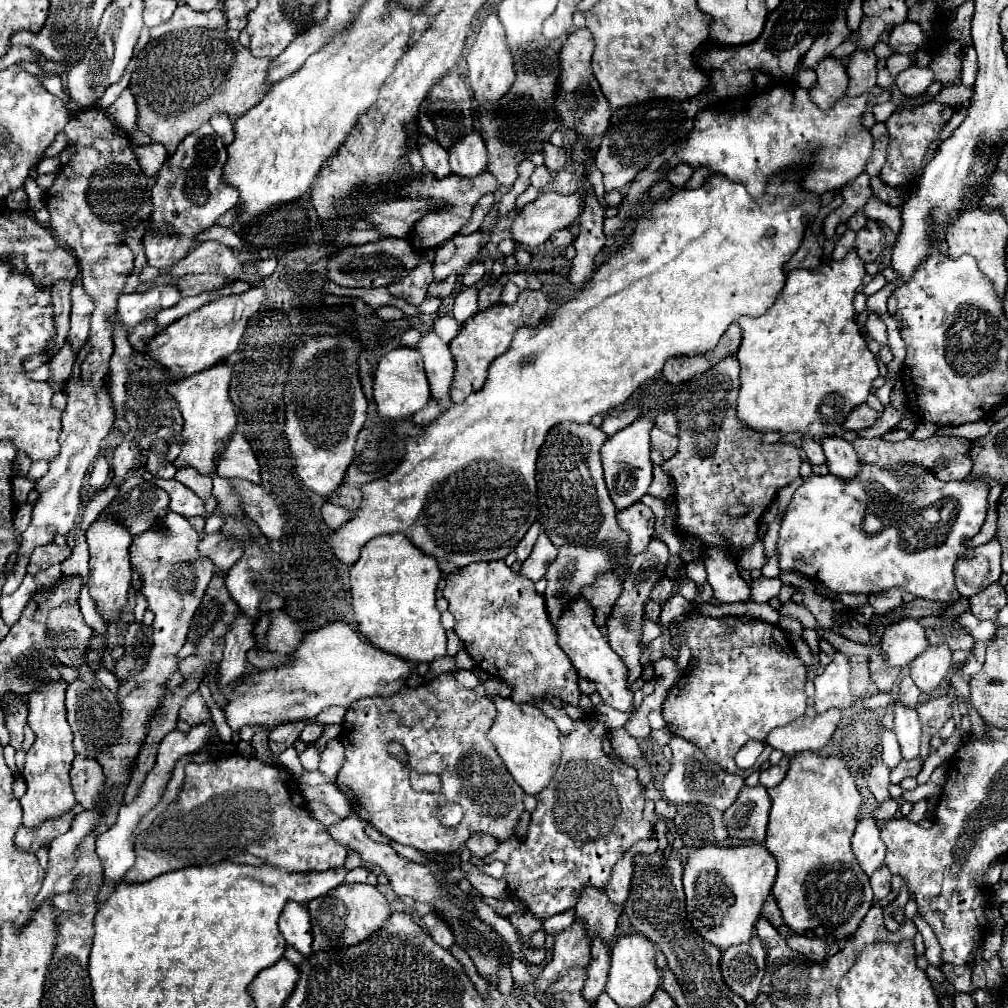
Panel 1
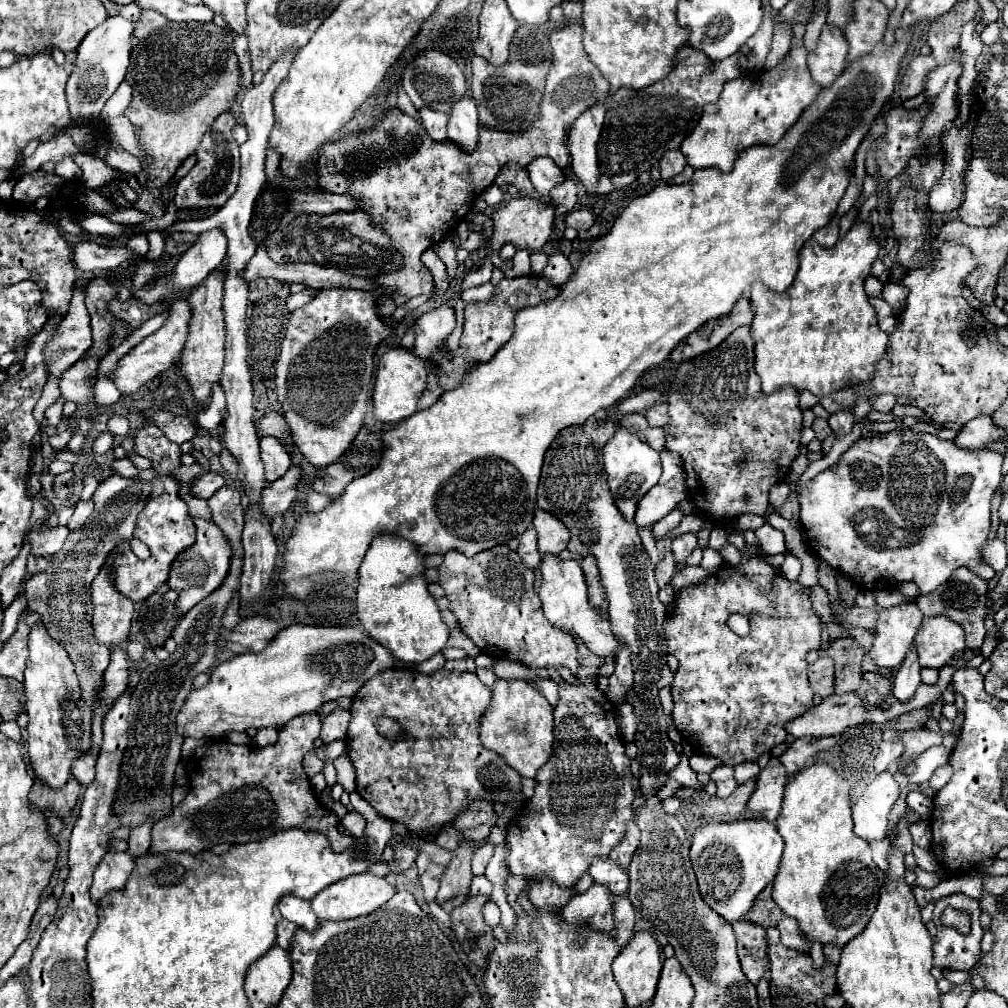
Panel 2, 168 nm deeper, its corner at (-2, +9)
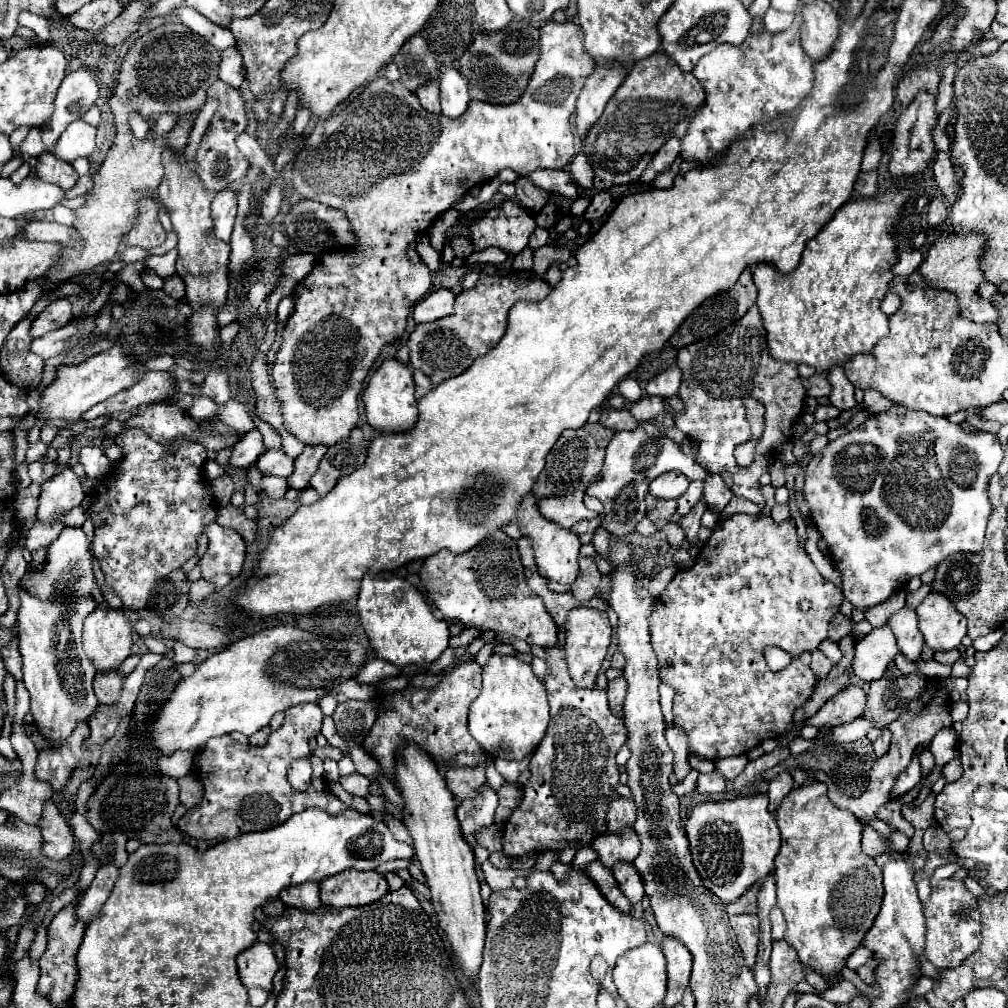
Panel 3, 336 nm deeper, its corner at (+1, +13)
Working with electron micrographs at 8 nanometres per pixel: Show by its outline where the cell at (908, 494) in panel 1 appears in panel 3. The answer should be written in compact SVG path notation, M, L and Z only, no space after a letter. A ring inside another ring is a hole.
M892 405L886 413L878 413L878 415L870 417L862 427L838 437L836 441L828 443L822 449L820 455L812 457L812 461L806 467L804 499L810 507L810 517L816 525L816 529L818 529L818 533L828 543L828 551L830 551L834 567L842 573L842 591L848 597L848 601L856 609L862 611L866 607L872 607L872 605L880 603L880 601L886 601L896 589L906 585L910 577L922 575L930 569L936 569L944 559L948 559L954 553L980 553L982 543L984 543L986 523L988 523L988 517L992 513L992 507L990 507L990 501L988 501L988 481L998 471L998 465L1000 465L1002 457L1004 457L1004 451L1002 451L996 435L984 433L984 431L964 433L960 425L954 425L948 419L934 417L926 411L912 411L912 409L898 407L898 405Z

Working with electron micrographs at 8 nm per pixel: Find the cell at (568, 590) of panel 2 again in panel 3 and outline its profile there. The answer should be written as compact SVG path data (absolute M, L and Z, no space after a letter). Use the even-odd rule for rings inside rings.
M526 495L526 499L522 499L516 519L518 519L518 527L520 527L522 535L528 535L532 539L534 557L536 557L536 565L538 565L540 575L546 577L548 581L556 581L564 587L572 587L572 583L578 577L578 549L580 549L578 535L568 529L558 527L556 523L542 519L542 515L538 515L534 495Z

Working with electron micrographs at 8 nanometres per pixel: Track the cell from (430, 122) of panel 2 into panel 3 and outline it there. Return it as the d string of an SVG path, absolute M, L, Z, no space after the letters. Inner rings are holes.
M428 83L426 87L420 87L416 91L416 97L420 101L420 105L430 111L430 113L440 113L440 101L438 101L438 83Z

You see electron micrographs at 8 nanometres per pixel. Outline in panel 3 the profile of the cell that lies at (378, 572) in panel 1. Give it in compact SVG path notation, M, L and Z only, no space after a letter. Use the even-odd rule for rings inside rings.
M366 573L358 593L358 611L362 627L370 639L376 657L386 659L398 667L428 665L448 647L448 623L436 619L426 599L402 577L392 573Z

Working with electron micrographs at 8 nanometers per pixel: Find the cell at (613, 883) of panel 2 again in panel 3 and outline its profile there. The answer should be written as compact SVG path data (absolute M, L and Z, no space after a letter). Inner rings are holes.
M630 831L630 835L610 835L610 833L602 833L598 835L598 839L594 839L592 849L598 855L598 861L612 871L612 867L616 863L632 863L640 851L638 847L638 837L634 835L634 831Z

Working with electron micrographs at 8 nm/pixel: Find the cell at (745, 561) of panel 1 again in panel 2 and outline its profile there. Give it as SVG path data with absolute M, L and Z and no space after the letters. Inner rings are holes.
M763 523L759 529L755 529L755 535L757 535L757 541L761 543L761 547L765 549L765 553L779 555L779 553L785 553L787 551L783 533L779 529L771 527L769 523Z

